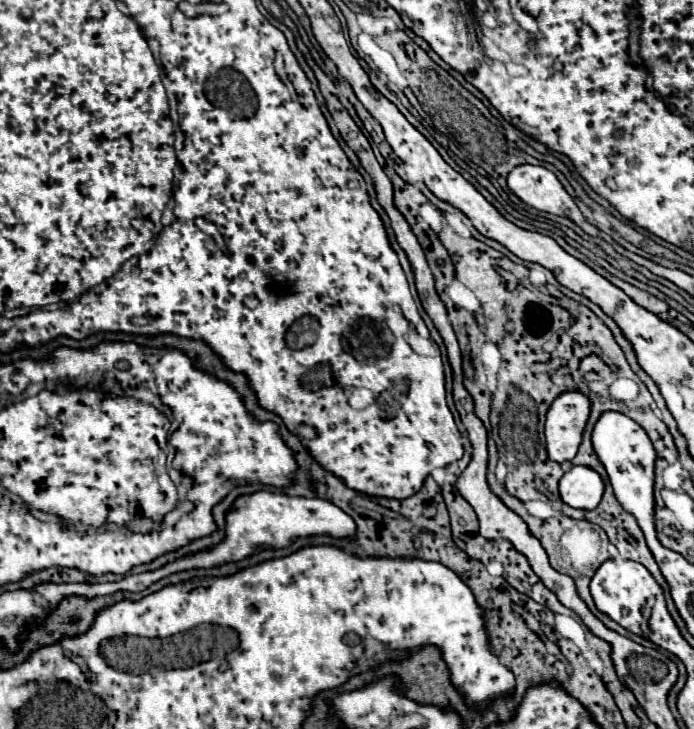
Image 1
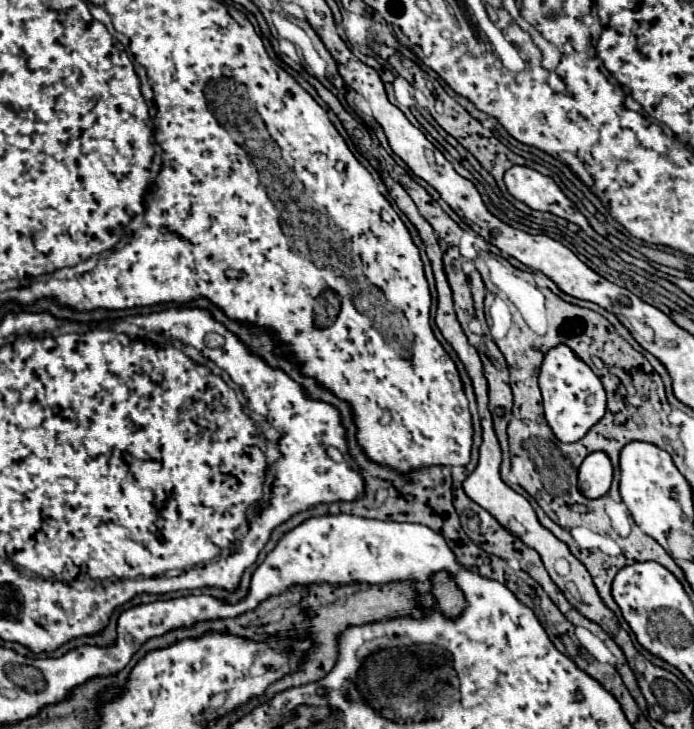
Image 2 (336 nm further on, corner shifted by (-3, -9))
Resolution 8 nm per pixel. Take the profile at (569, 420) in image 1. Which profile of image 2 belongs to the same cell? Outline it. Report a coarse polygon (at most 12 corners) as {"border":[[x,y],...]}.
{"border":[[565,345],[539,371],[545,419],[575,443],[605,415],[599,377]]}

